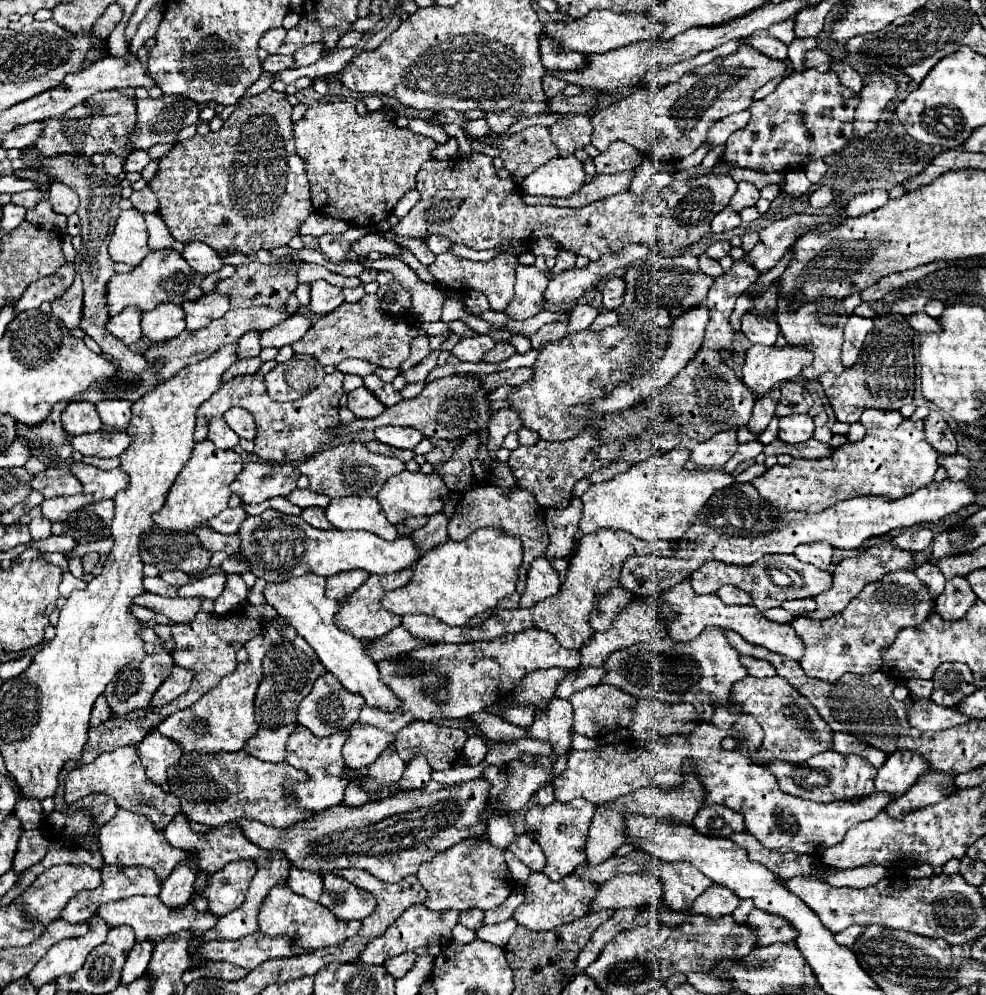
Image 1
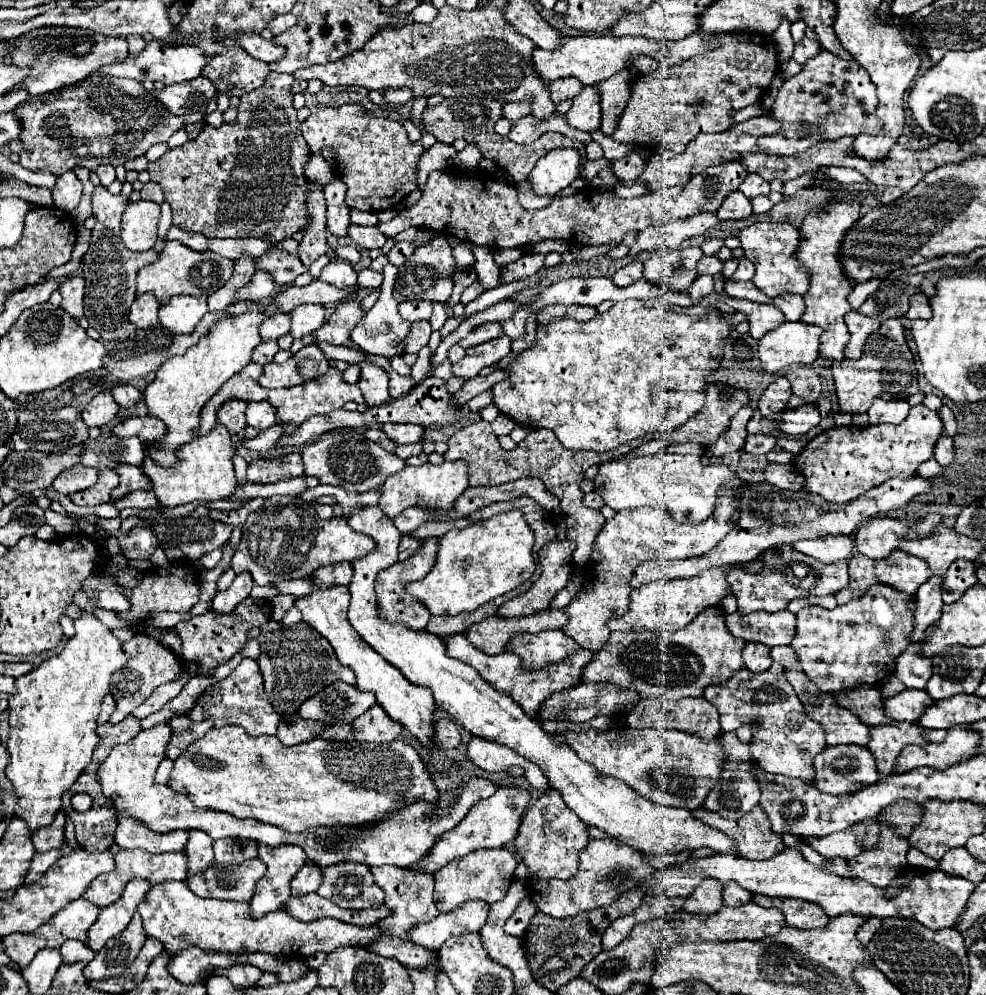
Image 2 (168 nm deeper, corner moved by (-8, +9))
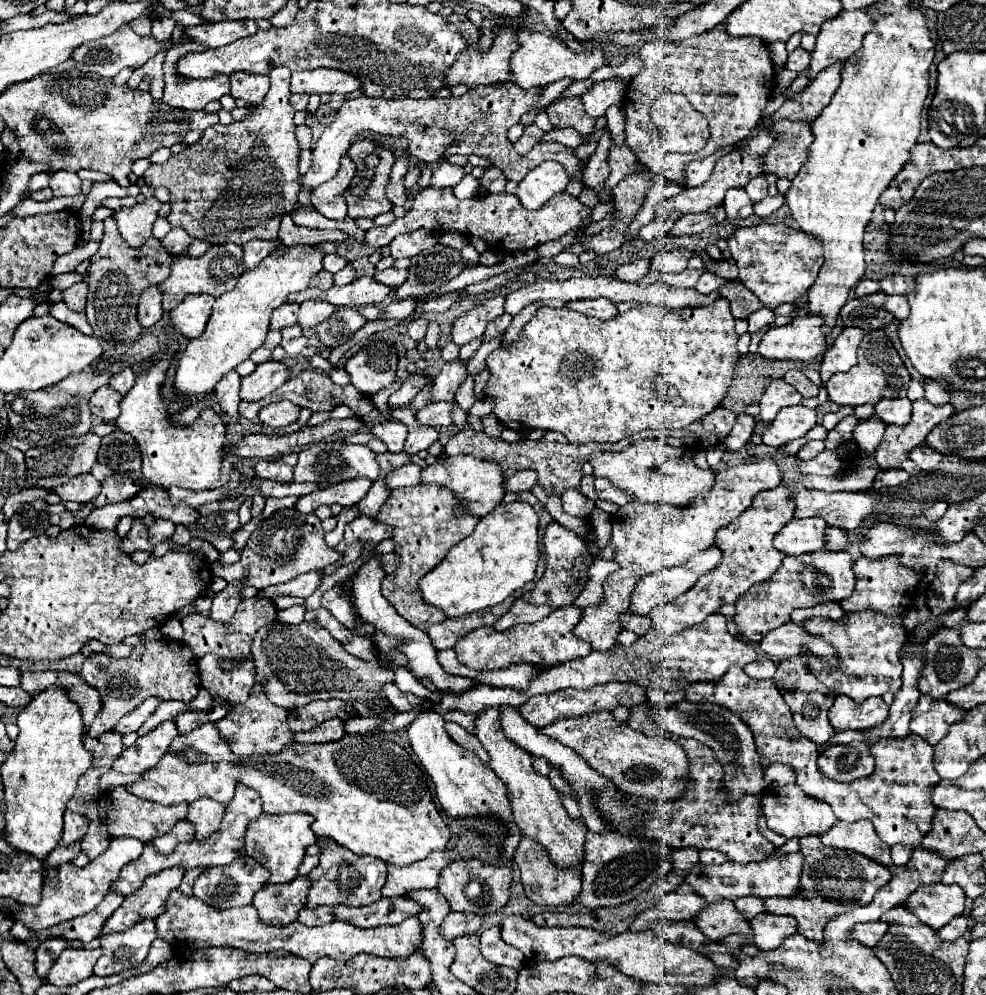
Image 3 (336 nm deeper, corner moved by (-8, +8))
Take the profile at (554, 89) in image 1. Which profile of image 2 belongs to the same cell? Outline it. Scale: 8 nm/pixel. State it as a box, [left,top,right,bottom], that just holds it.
[550,78,582,104]

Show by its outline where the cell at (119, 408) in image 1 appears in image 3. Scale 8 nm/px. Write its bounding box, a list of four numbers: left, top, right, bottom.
[110,367,134,395]

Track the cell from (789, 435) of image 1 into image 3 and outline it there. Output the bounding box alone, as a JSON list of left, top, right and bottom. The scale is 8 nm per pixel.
[762,405,816,447]

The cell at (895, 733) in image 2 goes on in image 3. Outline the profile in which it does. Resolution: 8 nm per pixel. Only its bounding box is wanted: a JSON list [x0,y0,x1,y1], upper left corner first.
[686,666,942,849]

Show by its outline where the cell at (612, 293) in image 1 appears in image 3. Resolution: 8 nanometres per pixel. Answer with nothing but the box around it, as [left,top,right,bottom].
[616,259,650,283]

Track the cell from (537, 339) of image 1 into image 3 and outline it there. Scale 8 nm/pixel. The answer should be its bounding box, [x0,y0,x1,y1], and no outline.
[566,299,618,321]

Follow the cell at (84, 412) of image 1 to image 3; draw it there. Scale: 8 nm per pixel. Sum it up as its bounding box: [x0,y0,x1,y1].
[90,385,122,423]

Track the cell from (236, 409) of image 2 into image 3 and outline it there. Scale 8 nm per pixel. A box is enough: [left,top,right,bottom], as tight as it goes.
[216,371,240,417]

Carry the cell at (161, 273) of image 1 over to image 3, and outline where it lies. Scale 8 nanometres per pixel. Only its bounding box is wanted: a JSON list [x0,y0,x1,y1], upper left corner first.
[160,243,244,311]

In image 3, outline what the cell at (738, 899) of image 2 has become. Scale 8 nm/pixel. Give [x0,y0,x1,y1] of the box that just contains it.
[734,897,766,921]

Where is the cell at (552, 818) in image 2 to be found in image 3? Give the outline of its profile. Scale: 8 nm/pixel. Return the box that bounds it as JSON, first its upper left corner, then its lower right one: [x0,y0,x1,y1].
[514,837,580,907]

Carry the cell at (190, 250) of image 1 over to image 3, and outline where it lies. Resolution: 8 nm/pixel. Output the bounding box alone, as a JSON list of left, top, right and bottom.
[162,227,192,255]

